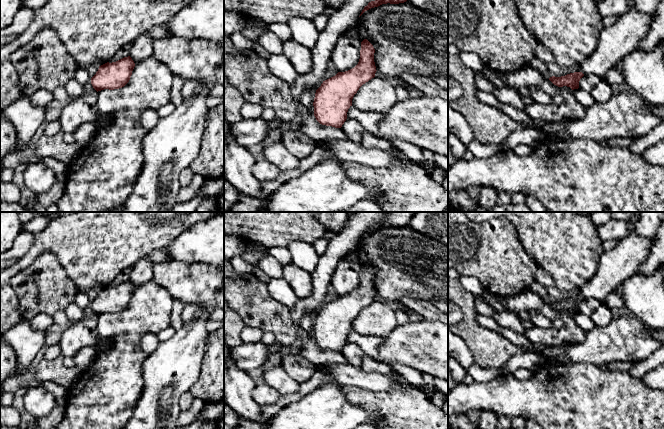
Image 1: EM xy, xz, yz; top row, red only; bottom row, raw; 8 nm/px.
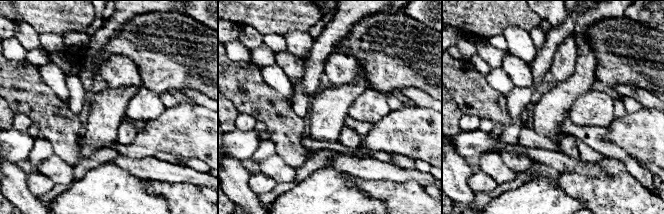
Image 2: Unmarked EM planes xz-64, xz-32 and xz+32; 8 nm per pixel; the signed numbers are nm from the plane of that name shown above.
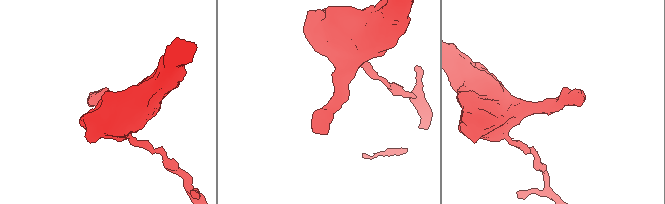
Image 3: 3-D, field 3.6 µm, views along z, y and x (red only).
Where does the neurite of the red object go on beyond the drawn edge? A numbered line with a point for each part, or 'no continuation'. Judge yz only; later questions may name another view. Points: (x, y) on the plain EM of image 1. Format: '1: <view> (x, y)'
1: yz (617, 265)

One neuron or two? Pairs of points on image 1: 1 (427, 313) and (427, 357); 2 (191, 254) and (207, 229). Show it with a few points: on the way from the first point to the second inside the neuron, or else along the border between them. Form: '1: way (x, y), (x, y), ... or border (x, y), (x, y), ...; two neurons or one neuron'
1: border (424, 318), (435, 318), (437, 320); two neurons
2: way (195, 248), (207, 235); one neuron

